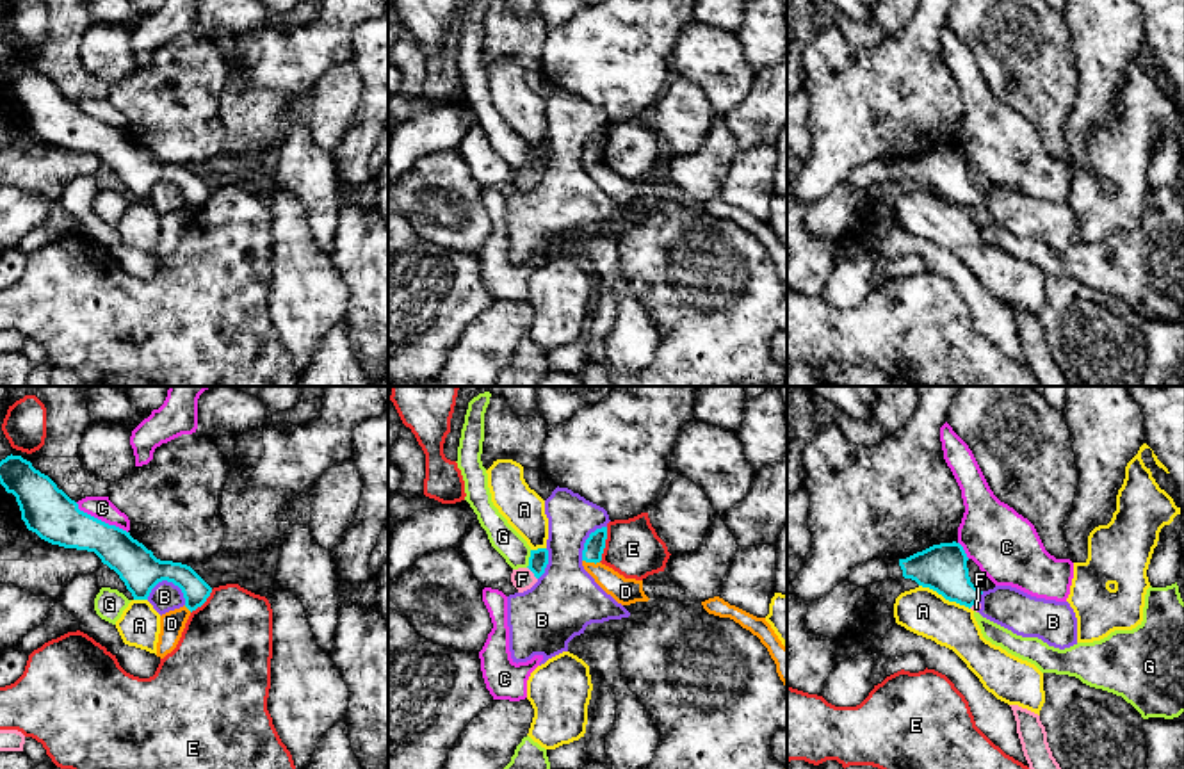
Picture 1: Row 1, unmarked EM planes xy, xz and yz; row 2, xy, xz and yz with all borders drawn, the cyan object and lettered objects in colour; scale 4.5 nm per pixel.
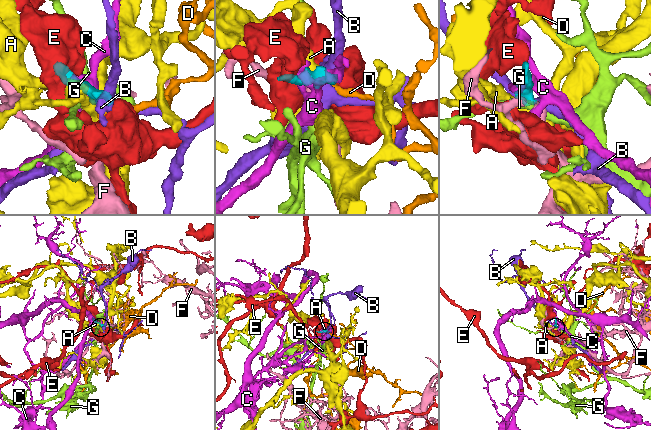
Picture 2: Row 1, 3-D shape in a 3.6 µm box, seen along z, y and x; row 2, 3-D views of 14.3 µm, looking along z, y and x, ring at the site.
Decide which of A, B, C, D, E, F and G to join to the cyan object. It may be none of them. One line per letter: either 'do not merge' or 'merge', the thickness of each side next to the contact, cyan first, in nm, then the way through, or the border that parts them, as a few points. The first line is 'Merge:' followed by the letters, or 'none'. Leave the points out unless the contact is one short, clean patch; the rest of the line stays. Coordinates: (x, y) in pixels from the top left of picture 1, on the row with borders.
Merge: F
A: do not merge; calibres 220 and 220 nm; border yz (919, 584), (969, 609)
B: do not merge; calibres 180 and 140 nm; border xy (146, 599), (159, 582), (171, 581), (180, 590), (186, 604)
C: do not merge; calibres 220 and 100 nm
D: do not merge; calibres 90 and 120 nm; border xz (583, 559), (599, 563)
E: do not merge; calibres 90 and 260 nm
F: merge; calibres 90 and 100 nm; way xz (538, 559), (533, 572), (522, 579)
G: do not merge; calibres 90 and 120 nm; border xz (531, 550), (526, 566)

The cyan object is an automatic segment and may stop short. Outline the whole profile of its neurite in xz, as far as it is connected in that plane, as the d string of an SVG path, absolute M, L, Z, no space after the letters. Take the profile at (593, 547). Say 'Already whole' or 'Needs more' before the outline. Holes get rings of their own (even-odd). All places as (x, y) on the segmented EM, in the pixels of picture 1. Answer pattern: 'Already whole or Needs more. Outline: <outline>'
Already whole. Outline: M607 527L591 532L584 543L582 561L595 564L600 563L605 548L605 539L607 539Z

